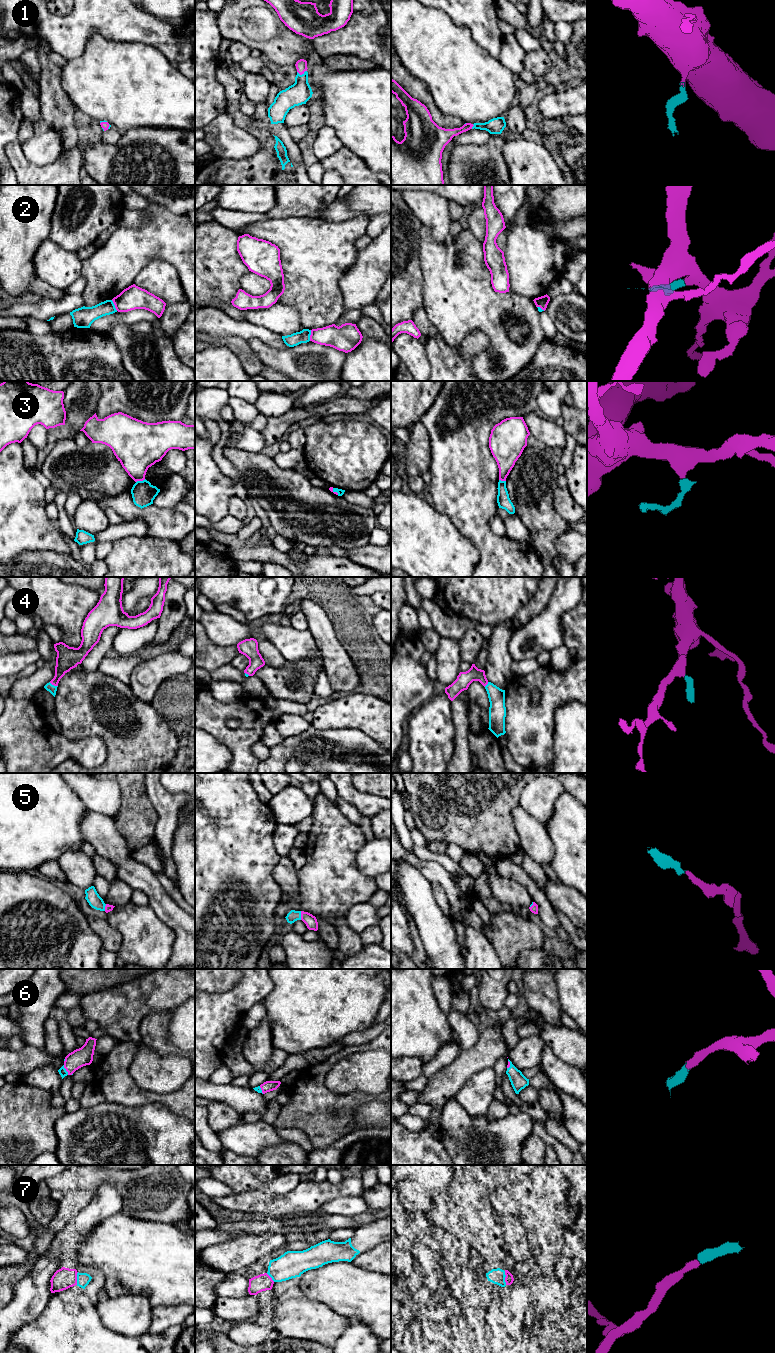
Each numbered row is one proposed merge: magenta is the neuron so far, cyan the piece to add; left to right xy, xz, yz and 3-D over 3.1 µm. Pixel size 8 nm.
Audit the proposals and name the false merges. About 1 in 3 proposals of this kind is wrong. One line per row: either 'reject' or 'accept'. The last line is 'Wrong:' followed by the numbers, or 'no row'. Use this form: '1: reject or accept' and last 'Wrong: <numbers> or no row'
1: accept
2: reject
3: reject
4: accept
5: accept
6: accept
7: accept
Wrong: 2, 3

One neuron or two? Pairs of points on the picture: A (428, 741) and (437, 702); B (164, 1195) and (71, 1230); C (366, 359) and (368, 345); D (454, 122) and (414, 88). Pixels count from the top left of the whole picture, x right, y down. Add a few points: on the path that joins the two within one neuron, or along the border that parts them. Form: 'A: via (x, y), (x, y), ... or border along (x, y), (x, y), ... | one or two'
A: via (431, 731), (431, 725), (436, 712) | one
B: border along (115, 1187), (120, 1196), (121, 1210) | two
C: via (368, 356), (368, 348) | one
D: via (444, 120), (424, 98) | one

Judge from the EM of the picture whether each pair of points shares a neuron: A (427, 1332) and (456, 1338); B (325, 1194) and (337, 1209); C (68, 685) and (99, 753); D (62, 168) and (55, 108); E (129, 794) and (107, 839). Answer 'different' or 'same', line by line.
A: same
B: different
C: different
D: different
E: different

